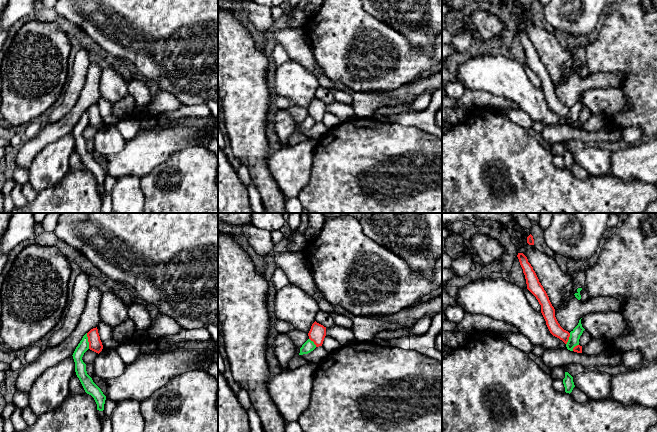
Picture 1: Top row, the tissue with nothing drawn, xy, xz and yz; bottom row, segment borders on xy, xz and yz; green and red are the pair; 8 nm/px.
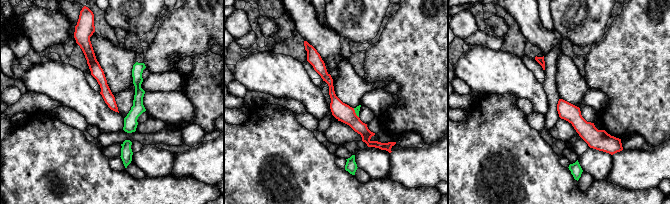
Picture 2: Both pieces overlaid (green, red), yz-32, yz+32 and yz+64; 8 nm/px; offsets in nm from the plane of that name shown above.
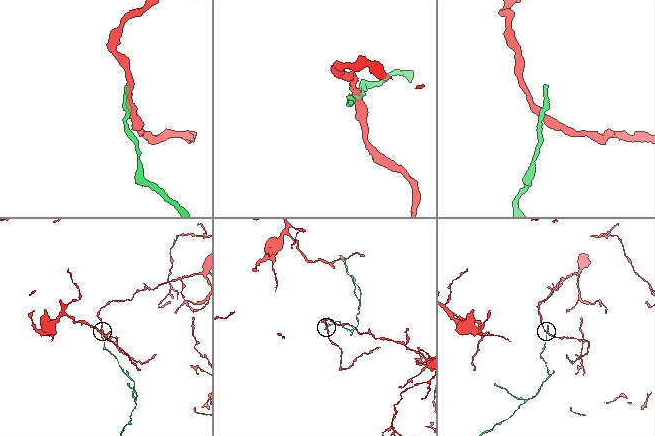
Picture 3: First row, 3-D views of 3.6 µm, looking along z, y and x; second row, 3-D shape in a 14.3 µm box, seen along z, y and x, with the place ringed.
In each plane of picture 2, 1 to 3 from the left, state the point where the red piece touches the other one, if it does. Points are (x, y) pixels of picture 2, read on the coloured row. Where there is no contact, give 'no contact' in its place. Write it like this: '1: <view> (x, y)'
1: no contact
2: yz+32 (355, 112)
3: no contact

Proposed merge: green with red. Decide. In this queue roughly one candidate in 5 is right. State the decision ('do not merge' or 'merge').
do not merge

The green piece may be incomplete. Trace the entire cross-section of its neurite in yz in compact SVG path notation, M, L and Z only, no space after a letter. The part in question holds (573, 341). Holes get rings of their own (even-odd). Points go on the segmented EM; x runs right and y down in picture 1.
M580 319L578 325L570 332L570 337L566 344L568 350L573 351L573 348L579 345L579 339L584 330Z

